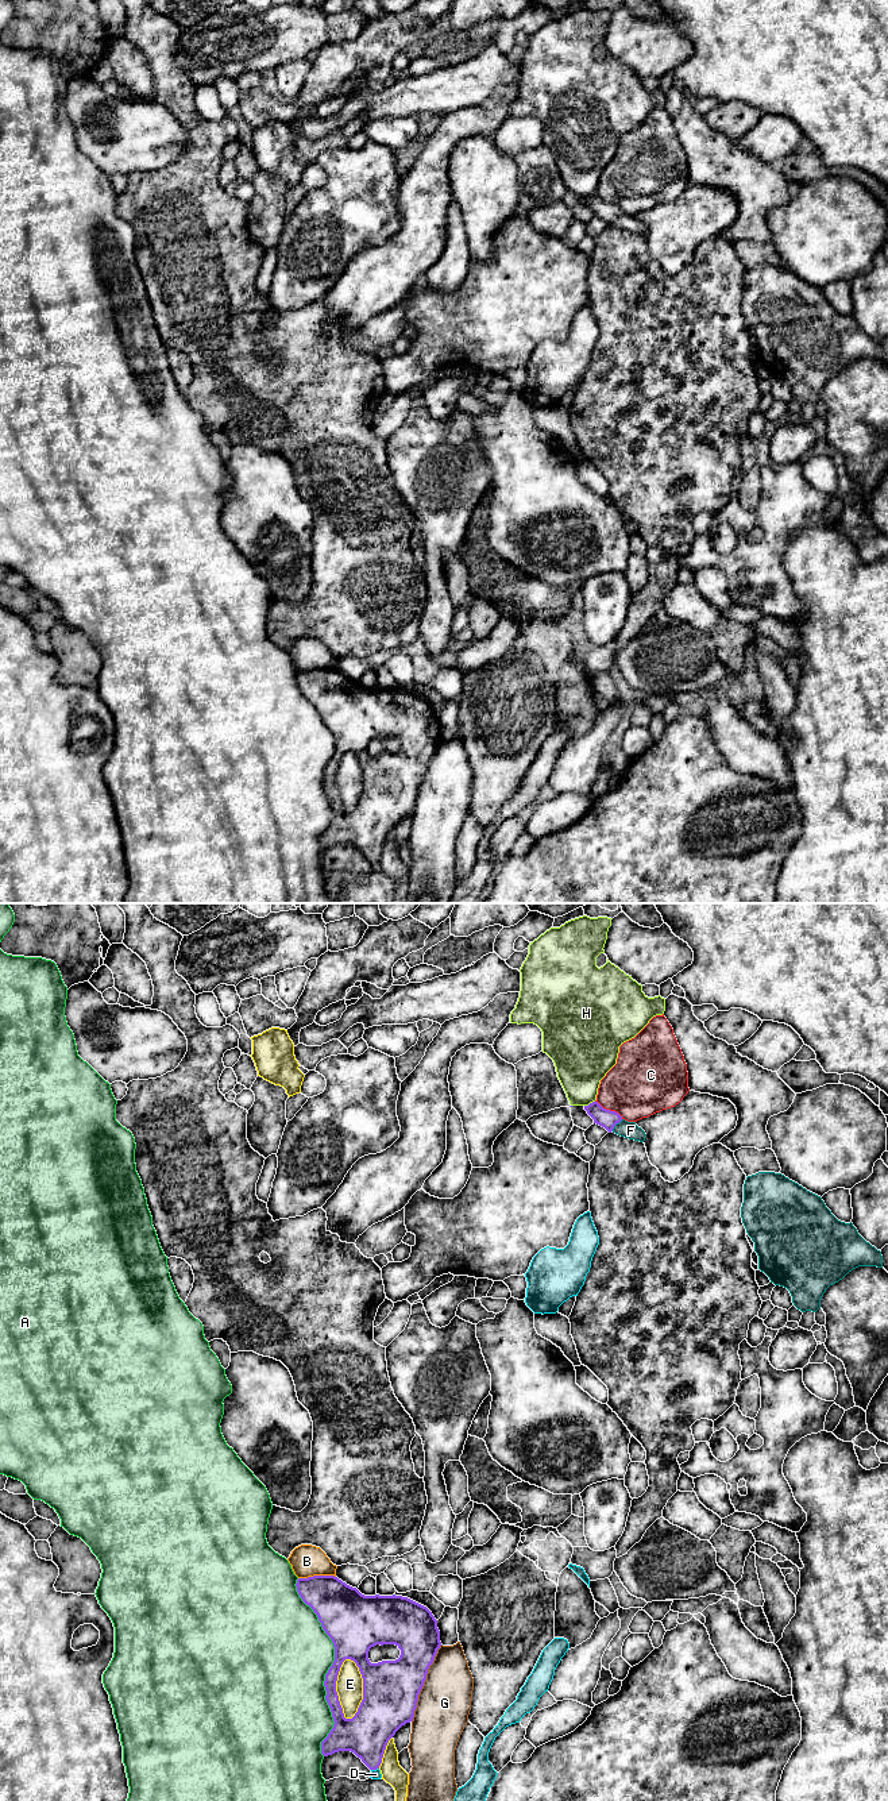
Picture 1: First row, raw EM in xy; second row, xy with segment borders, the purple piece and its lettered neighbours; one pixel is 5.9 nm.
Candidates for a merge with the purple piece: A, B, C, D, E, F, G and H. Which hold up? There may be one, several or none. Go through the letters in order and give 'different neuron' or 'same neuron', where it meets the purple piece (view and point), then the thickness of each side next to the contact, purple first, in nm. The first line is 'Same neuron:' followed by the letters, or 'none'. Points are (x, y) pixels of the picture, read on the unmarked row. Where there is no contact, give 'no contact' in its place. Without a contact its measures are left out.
Same neuron: F
A: different neuron | xy (329, 760) | 280/480 nm
B: different neuron | xy (316, 668) | 300/190 nm
C: different neuron | xy (609, 203) | 110/380 nm
D: different neuron | xy (374, 862) | 260/60 nm
E: different neuron | xy (335, 783) | 180/160 nm
F: same neuron | xy (616, 216) | 110/100 nm
G: different neuron | xy (423, 776) | 340/320 nm
H: different neuron | xy (590, 196) | 110/300 nm

